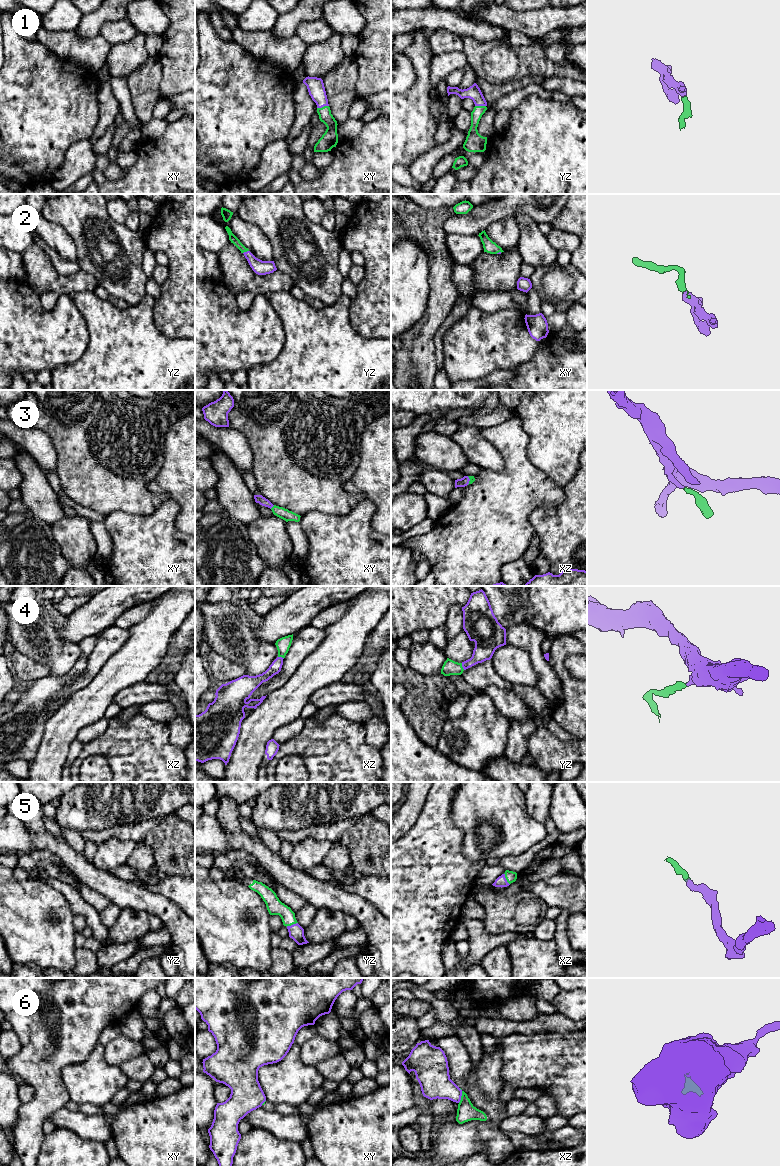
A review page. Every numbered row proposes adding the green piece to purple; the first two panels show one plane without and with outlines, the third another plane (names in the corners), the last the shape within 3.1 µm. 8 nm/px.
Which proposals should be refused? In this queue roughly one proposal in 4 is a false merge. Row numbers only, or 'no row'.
6

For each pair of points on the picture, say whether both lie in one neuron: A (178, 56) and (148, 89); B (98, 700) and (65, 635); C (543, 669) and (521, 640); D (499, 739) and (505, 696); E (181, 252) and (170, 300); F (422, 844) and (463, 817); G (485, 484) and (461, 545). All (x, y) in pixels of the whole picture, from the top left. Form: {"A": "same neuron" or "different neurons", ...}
{"A": "different neurons", "B": "different neurons", "C": "same neuron", "D": "different neurons", "E": "same neuron", "F": "different neurons", "G": "same neuron"}

